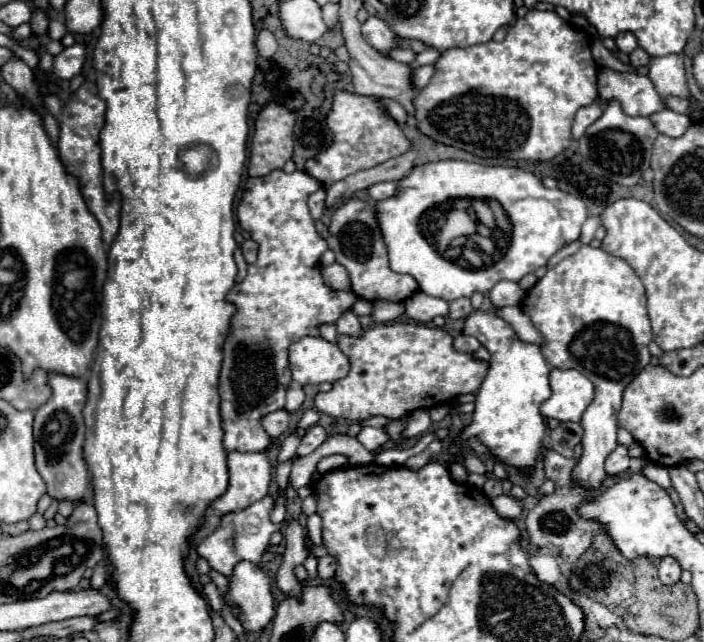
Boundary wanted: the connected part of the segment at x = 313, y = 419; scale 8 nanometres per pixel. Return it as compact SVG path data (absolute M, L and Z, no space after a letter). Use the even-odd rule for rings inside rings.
M310 409L310 410L306 411L303 414L301 420L299 421L299 423L296 427L296 430L293 433L299 437L303 437L308 428L310 428L313 425L318 424L319 419L320 419L320 415L317 410Z

